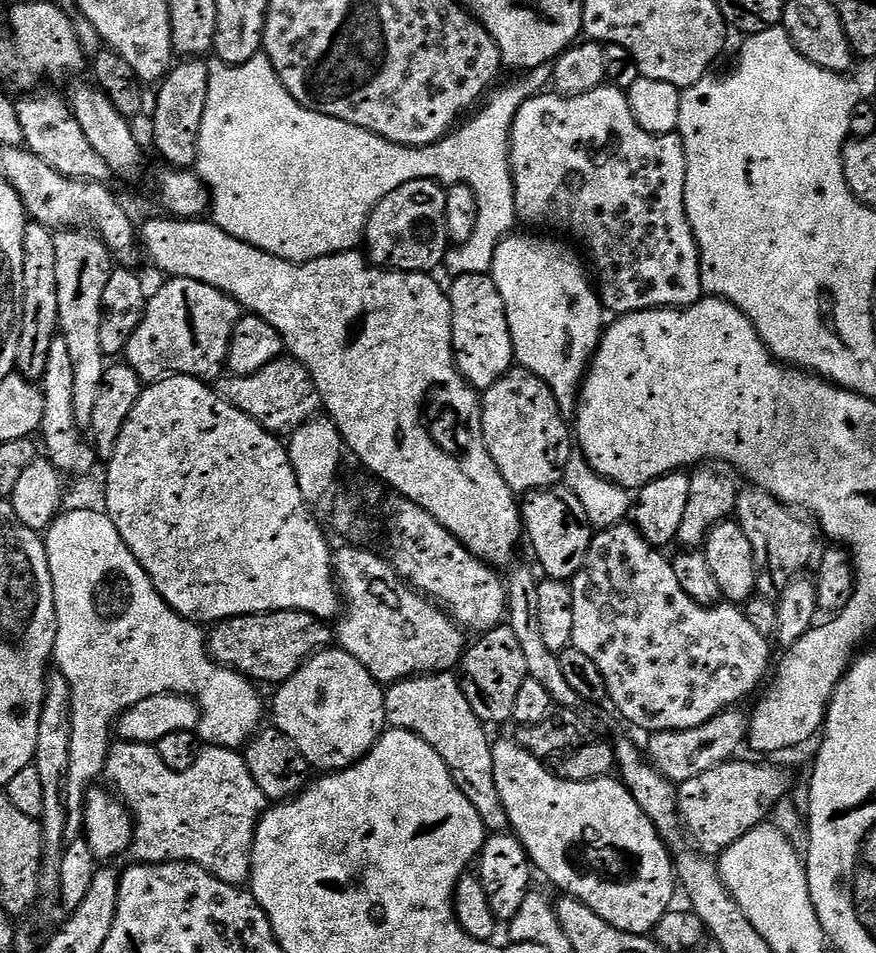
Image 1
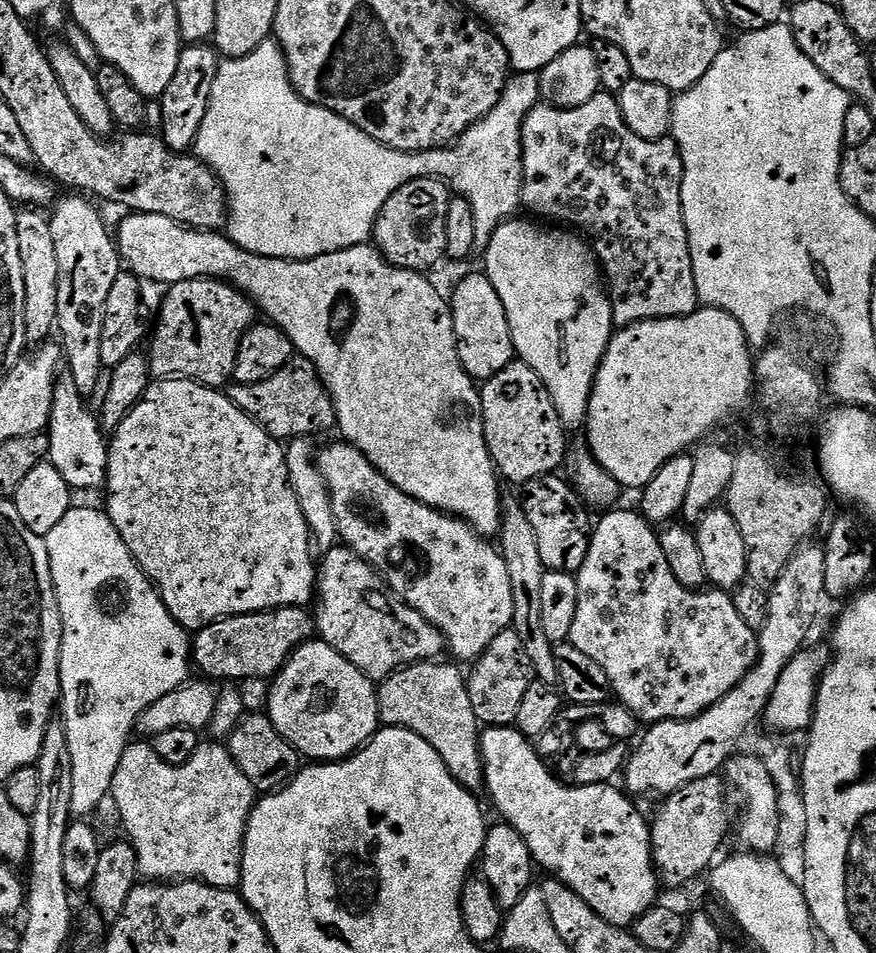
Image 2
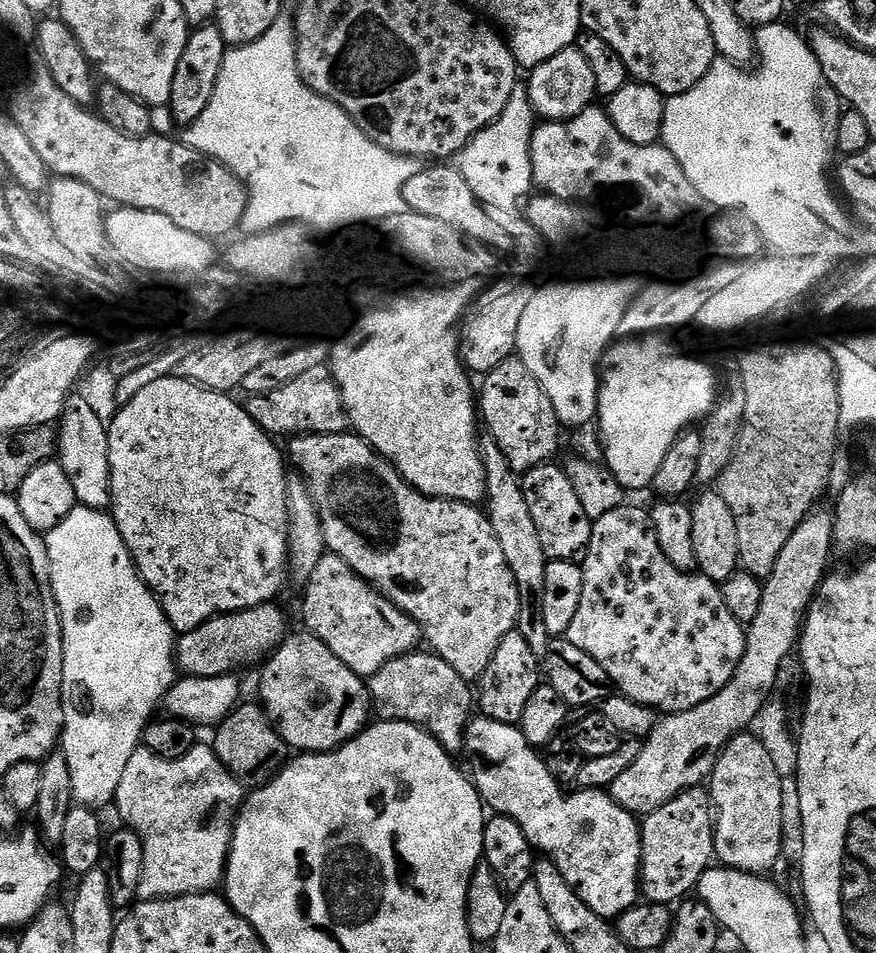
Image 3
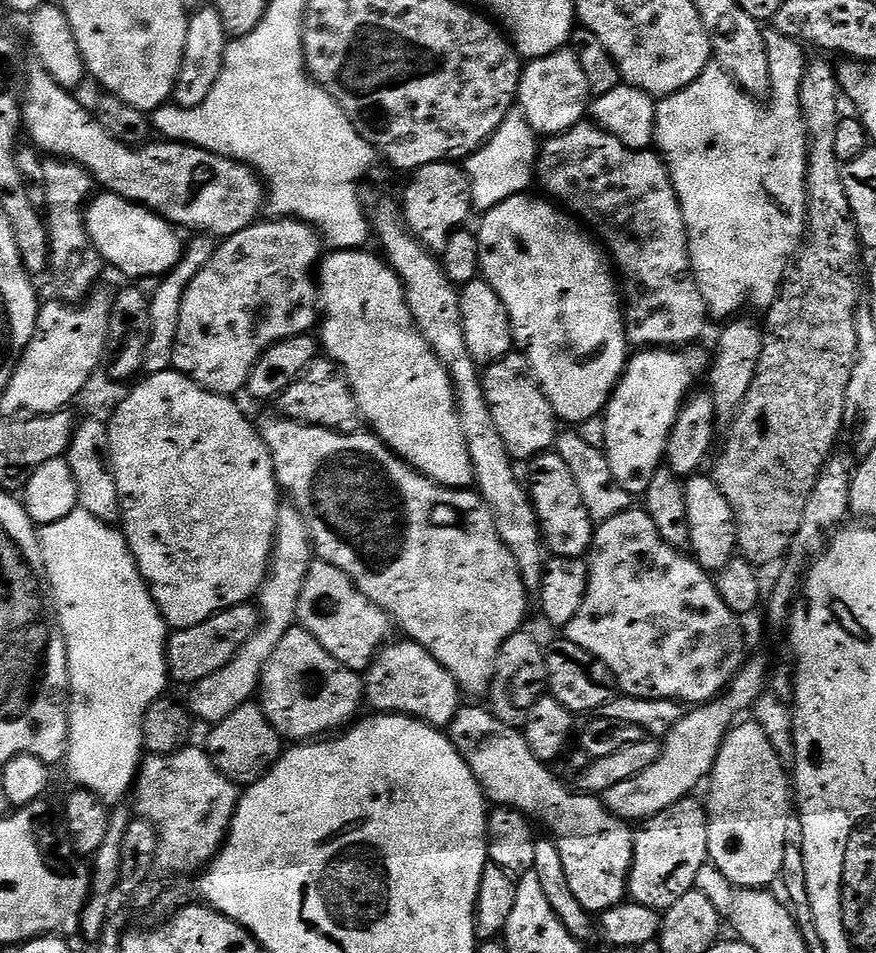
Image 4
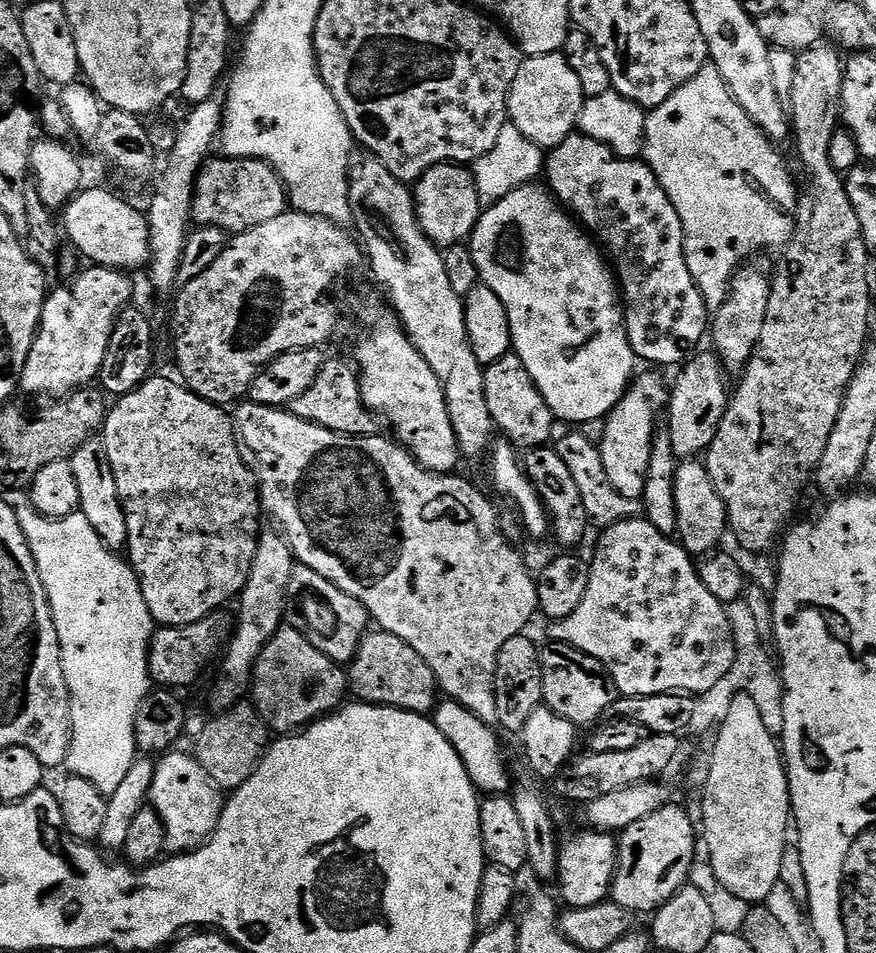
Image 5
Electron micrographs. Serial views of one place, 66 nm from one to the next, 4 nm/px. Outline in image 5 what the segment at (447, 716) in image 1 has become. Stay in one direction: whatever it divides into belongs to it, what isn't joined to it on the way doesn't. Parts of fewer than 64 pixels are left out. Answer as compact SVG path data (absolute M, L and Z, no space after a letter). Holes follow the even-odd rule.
M372 630L365 635L346 675L351 695L365 704L382 704L428 714L438 703L438 681L434 670L430 670L414 646L383 630Z

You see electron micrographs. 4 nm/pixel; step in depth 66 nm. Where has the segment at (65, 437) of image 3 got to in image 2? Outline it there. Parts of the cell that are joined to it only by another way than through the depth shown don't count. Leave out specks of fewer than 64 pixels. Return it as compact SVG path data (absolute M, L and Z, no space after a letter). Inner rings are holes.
M61 371L56 377L56 393L50 410L46 435L48 437L47 459L56 467L58 474L66 478L73 489L105 487L108 478L108 446L106 433L100 427L95 411L88 409L89 401L78 390L74 378Z

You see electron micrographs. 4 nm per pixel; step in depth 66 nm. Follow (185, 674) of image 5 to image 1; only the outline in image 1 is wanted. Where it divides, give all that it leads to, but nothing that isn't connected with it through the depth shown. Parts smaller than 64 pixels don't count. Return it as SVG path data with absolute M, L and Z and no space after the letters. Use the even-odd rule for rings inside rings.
M282 610L235 616L219 621L207 633L207 637L208 650L216 663L232 668L261 685L279 686L292 677L314 652L329 647L333 643L334 632L316 616L294 610Z

